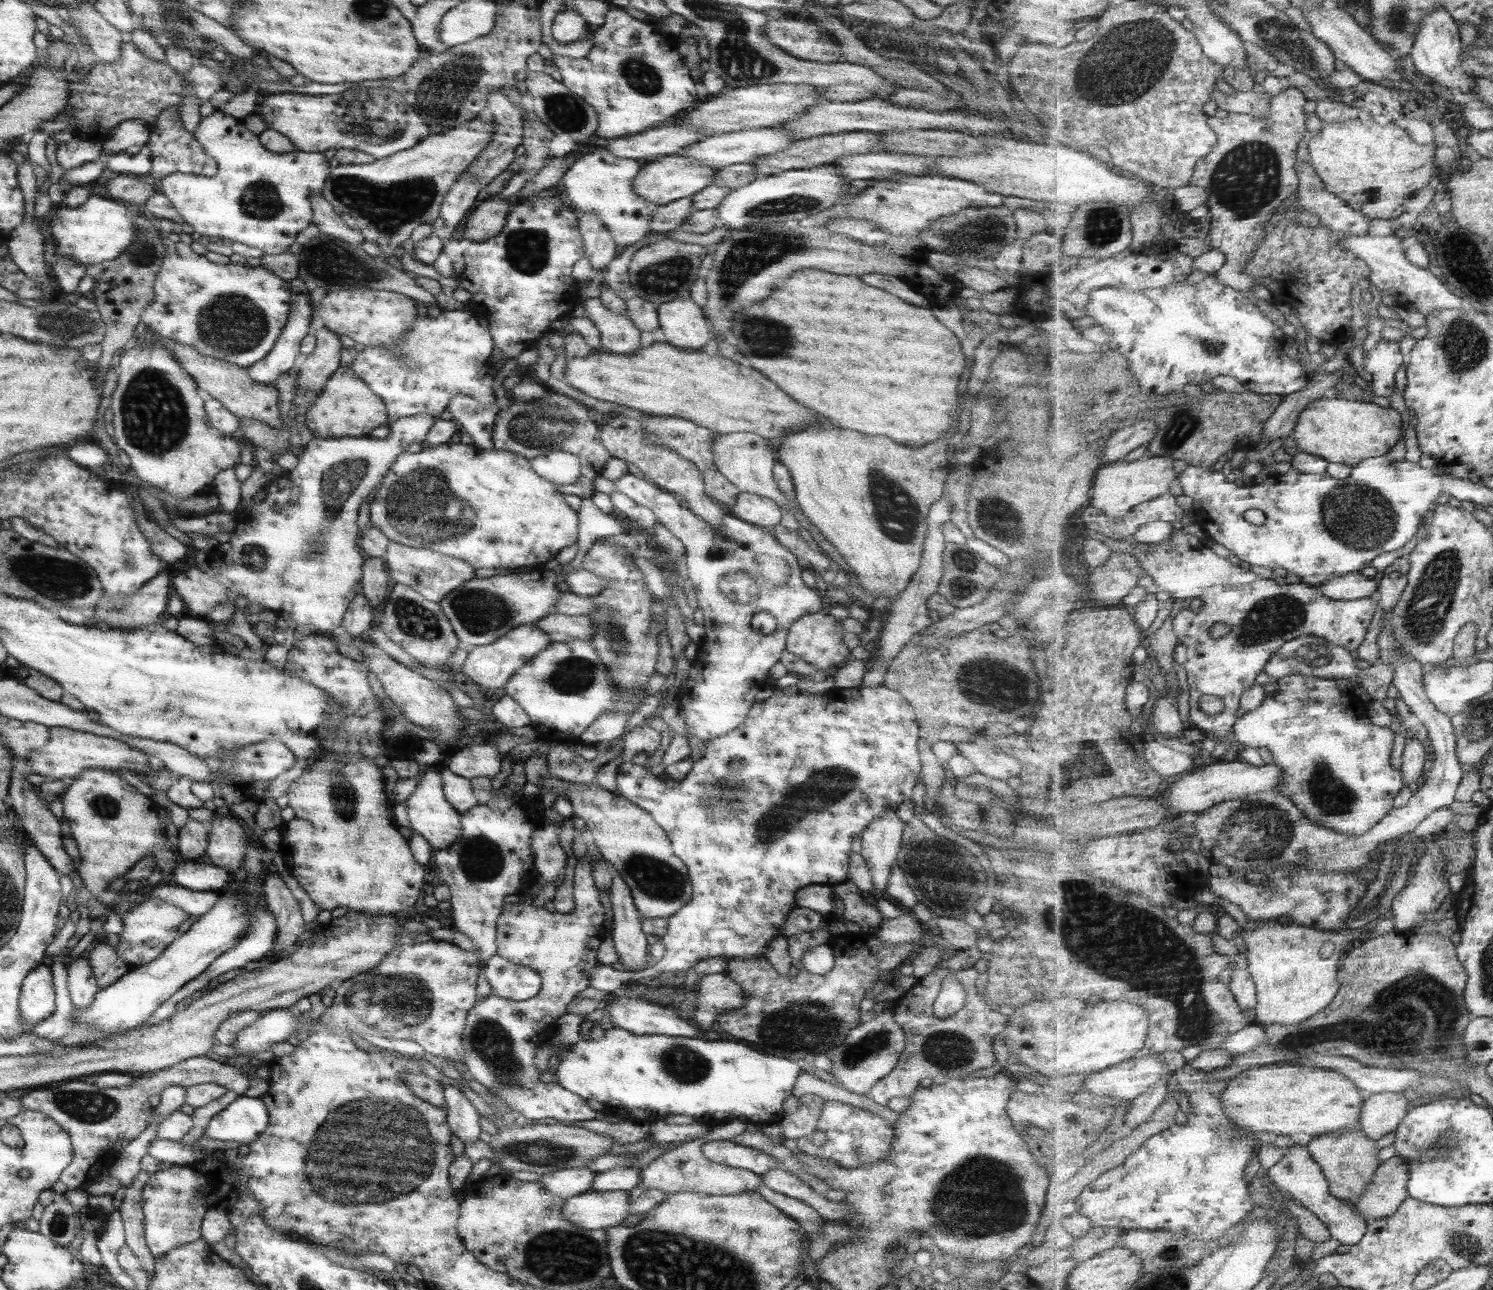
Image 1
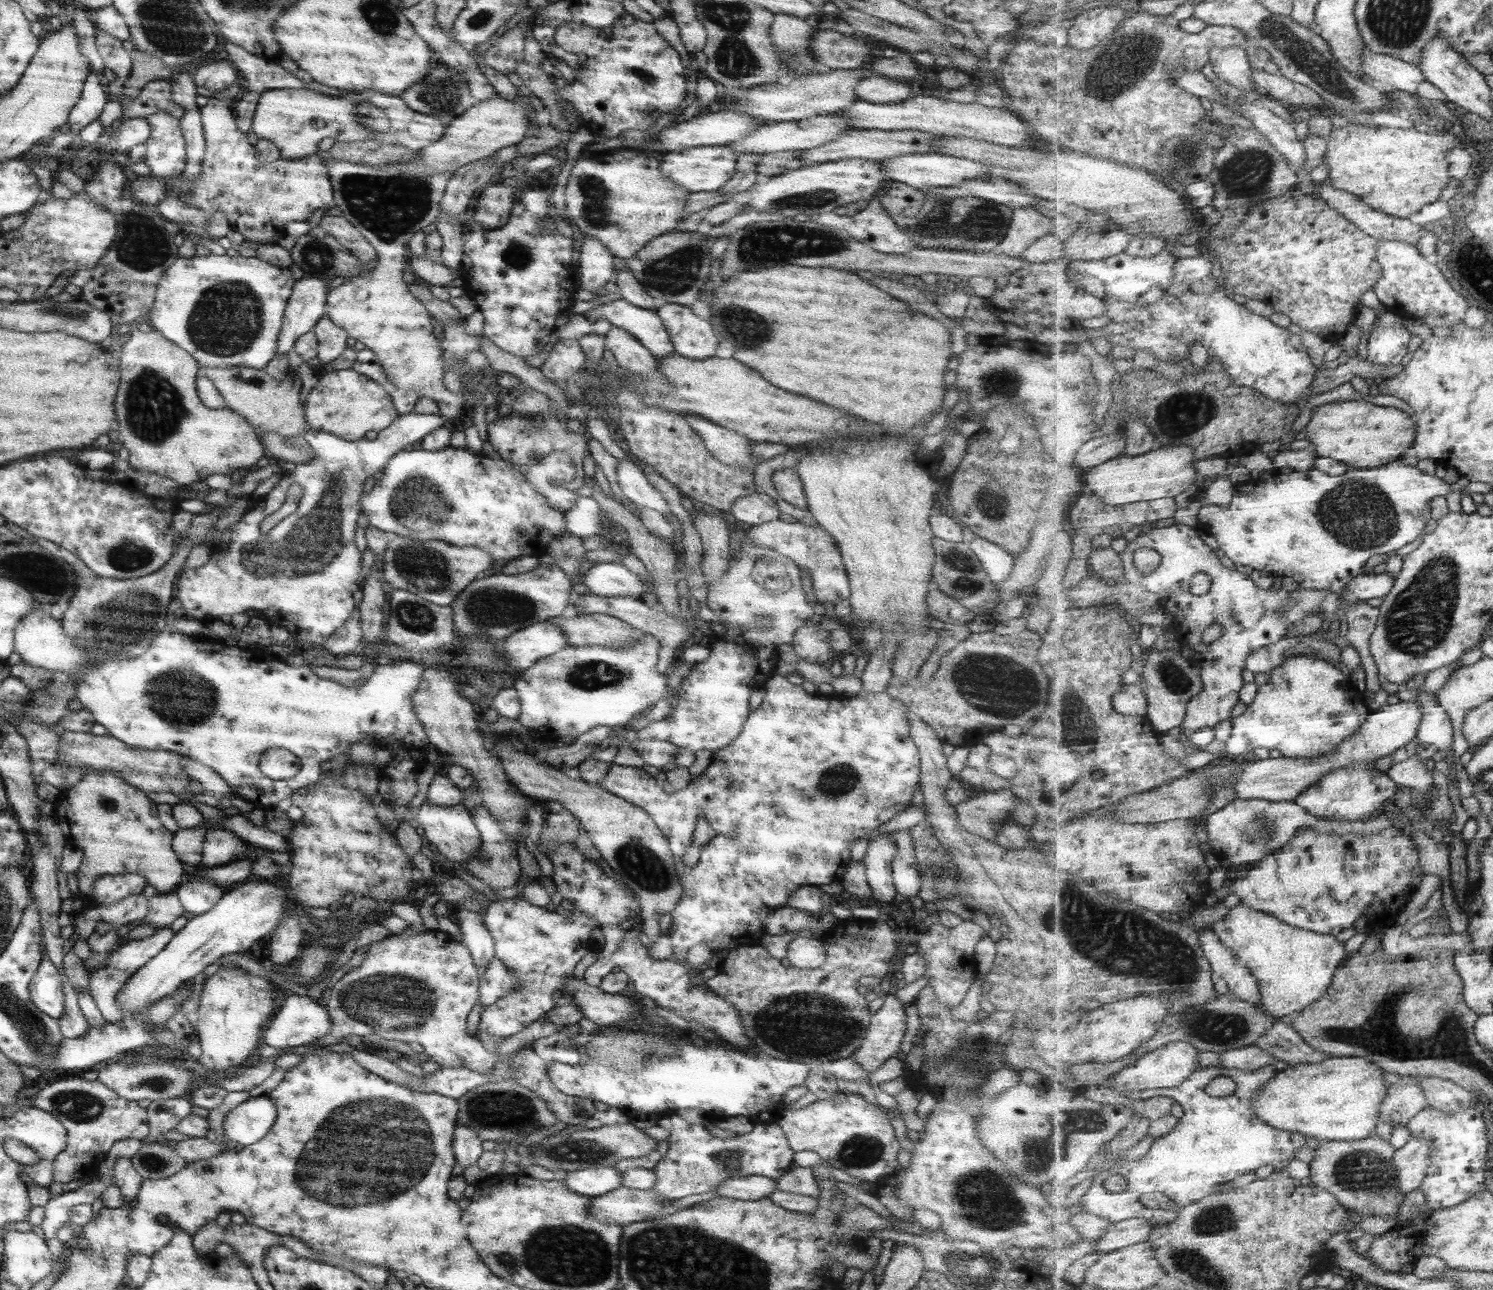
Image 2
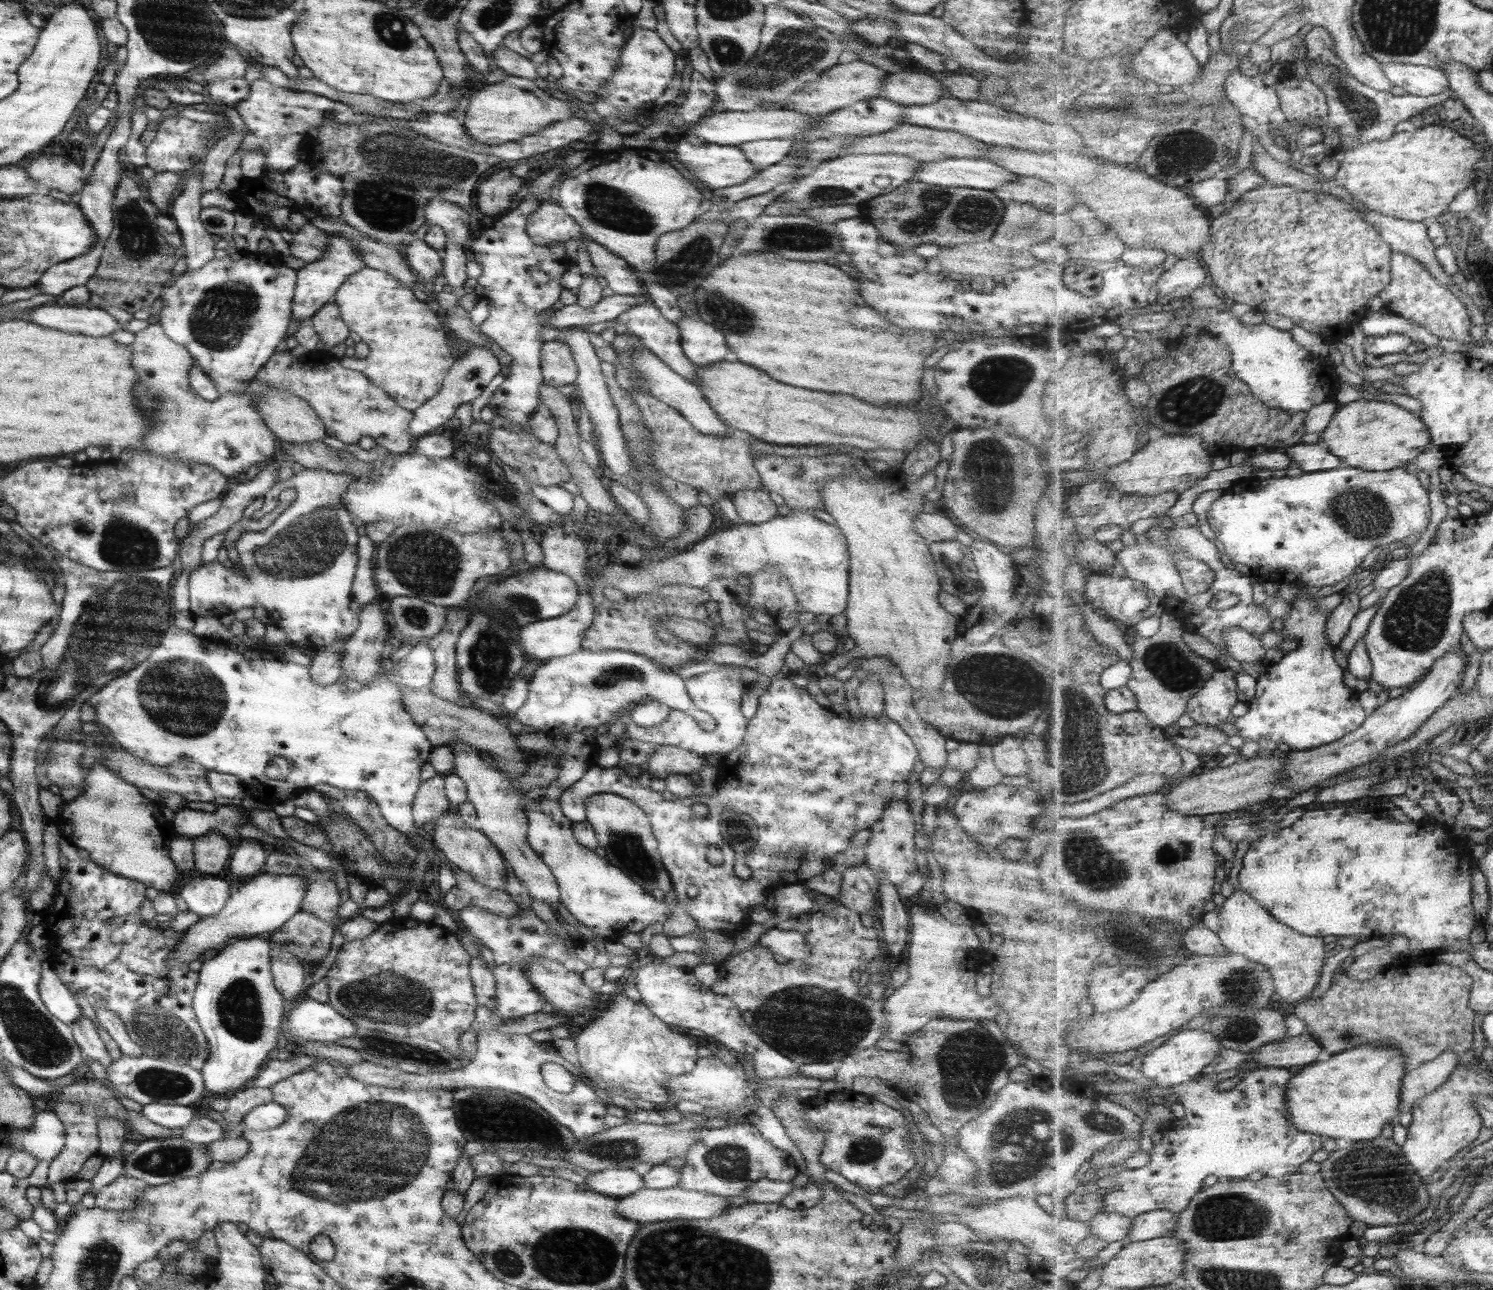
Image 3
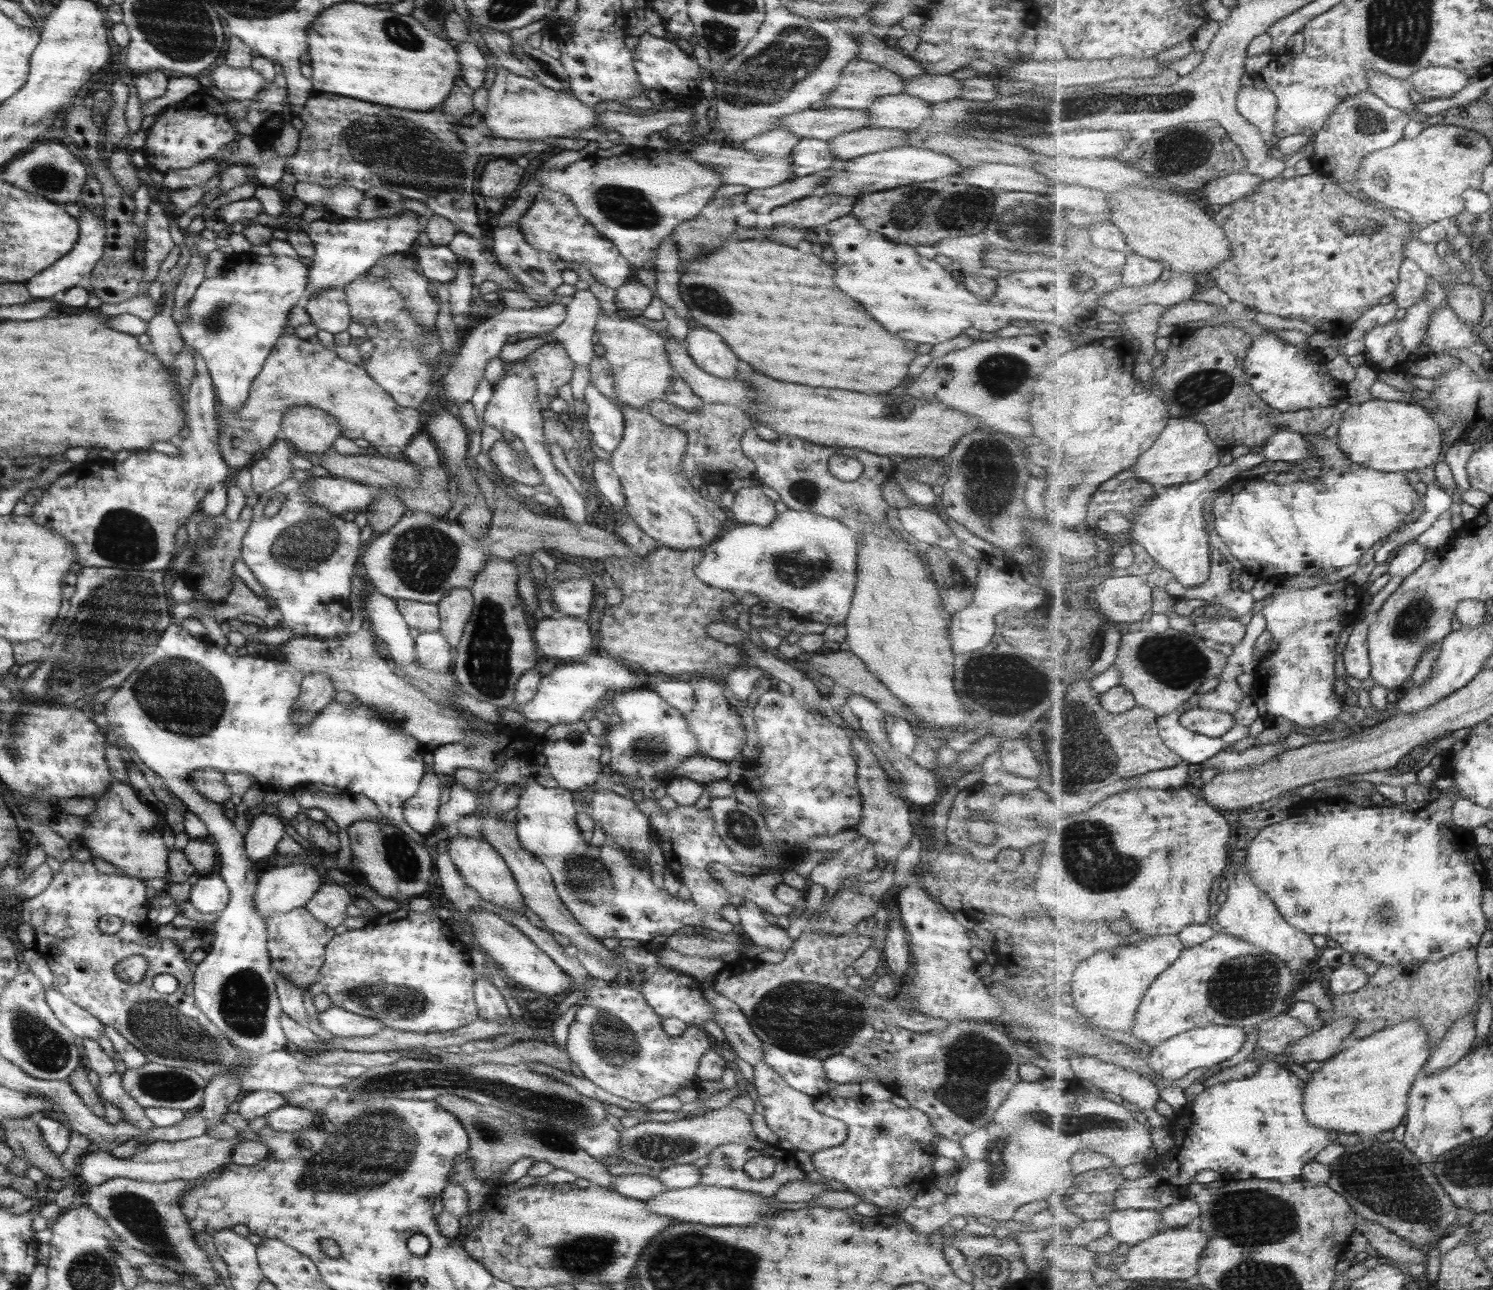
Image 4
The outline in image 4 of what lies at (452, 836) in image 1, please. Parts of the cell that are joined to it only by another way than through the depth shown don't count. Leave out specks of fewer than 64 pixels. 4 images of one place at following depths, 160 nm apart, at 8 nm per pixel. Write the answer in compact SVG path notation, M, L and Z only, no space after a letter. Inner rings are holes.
M452 833L445 851L462 876L464 883L478 894L480 902L489 902L499 911L504 909L522 912L524 910L522 895L511 876L511 871L492 846L479 839Z

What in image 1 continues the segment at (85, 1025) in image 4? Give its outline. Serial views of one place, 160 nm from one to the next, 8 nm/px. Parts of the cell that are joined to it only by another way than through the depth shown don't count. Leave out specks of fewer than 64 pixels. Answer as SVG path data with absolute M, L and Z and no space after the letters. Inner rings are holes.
M48 963L36 966L22 980L18 1011L24 1025L35 1025L54 1011L54 990Z

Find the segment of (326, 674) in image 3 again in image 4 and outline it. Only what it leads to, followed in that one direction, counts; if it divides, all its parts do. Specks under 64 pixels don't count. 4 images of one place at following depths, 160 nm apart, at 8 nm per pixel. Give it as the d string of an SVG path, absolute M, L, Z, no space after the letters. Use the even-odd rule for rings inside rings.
M315 673L303 675L299 686L299 696L293 705L293 722L303 726L315 718L334 698L334 689L327 675Z

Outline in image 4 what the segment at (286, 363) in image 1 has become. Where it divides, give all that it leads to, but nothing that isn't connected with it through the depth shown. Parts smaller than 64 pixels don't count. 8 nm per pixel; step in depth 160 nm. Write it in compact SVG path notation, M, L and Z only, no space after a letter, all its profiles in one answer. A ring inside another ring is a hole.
M403 212L393 218L377 218L375 220L357 219L342 220L339 224L322 219L301 224L300 232L305 233L313 244L314 252L311 264L307 266L307 280L304 295L296 300L296 304L304 308L308 296L330 288L342 288L350 280L355 280L367 272L376 261L383 257L411 251L416 245L419 223L413 212Z

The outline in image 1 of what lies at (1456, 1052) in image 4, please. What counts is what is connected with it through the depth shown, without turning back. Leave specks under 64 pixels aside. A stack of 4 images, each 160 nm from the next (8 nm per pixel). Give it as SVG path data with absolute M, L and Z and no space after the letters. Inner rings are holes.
M1382 1092L1368 1095L1362 1108L1358 1129L1376 1141L1389 1132L1396 1132L1409 1114L1412 1105L1402 1092Z

